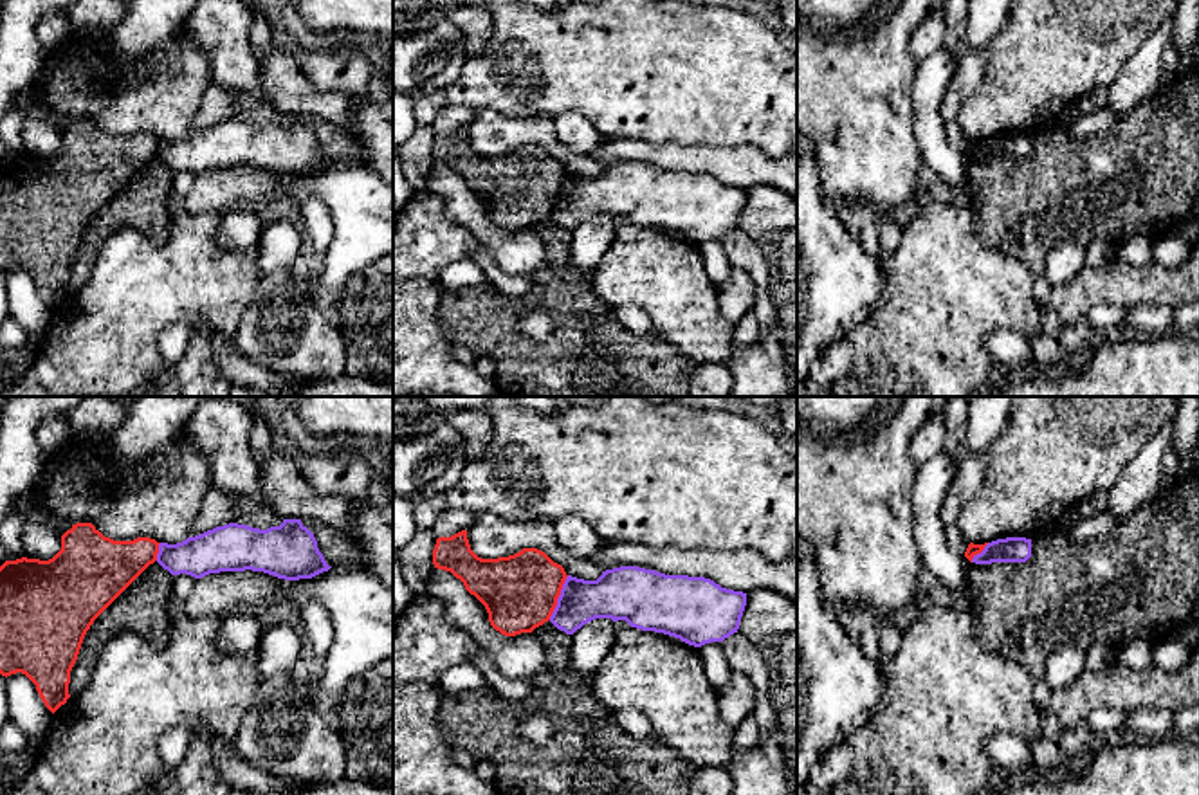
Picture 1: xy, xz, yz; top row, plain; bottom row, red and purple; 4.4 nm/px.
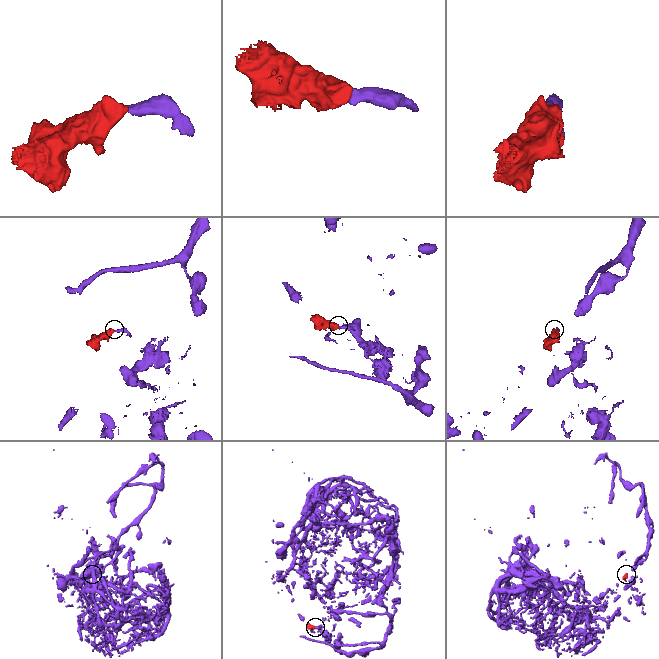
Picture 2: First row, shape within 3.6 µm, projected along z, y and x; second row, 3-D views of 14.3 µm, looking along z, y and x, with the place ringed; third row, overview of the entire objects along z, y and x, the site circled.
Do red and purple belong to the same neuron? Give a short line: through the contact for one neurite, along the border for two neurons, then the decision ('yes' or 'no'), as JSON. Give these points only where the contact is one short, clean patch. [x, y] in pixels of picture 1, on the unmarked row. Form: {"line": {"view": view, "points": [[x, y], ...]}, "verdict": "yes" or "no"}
{"line": {"view": "xz", "points": [[568, 172], [549, 215]]}, "verdict": "no"}

